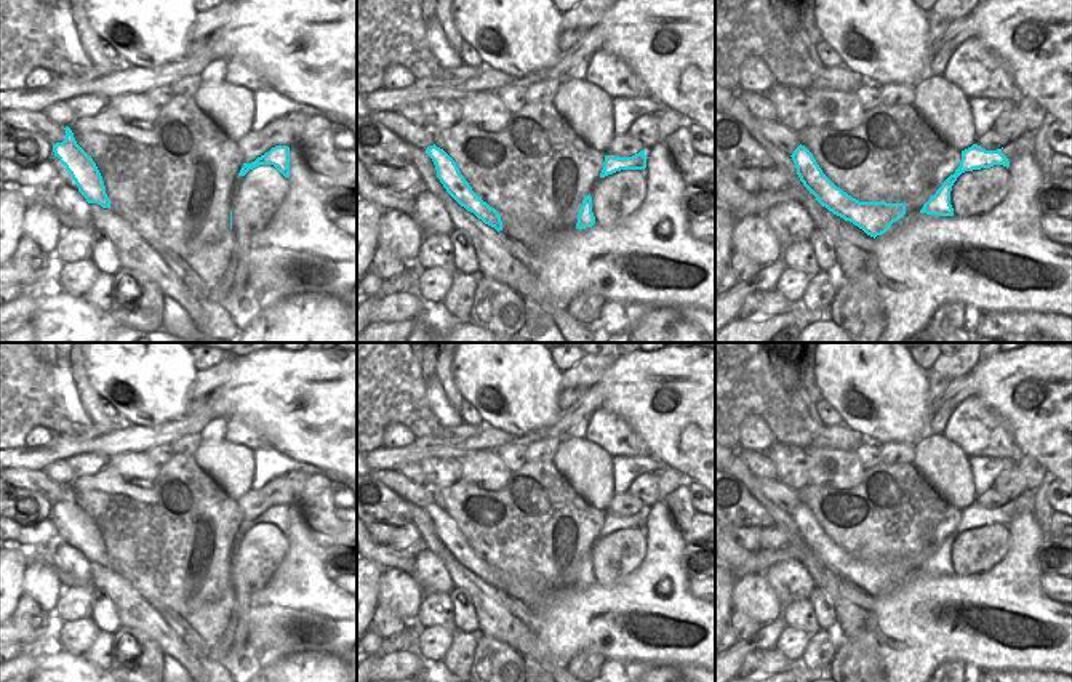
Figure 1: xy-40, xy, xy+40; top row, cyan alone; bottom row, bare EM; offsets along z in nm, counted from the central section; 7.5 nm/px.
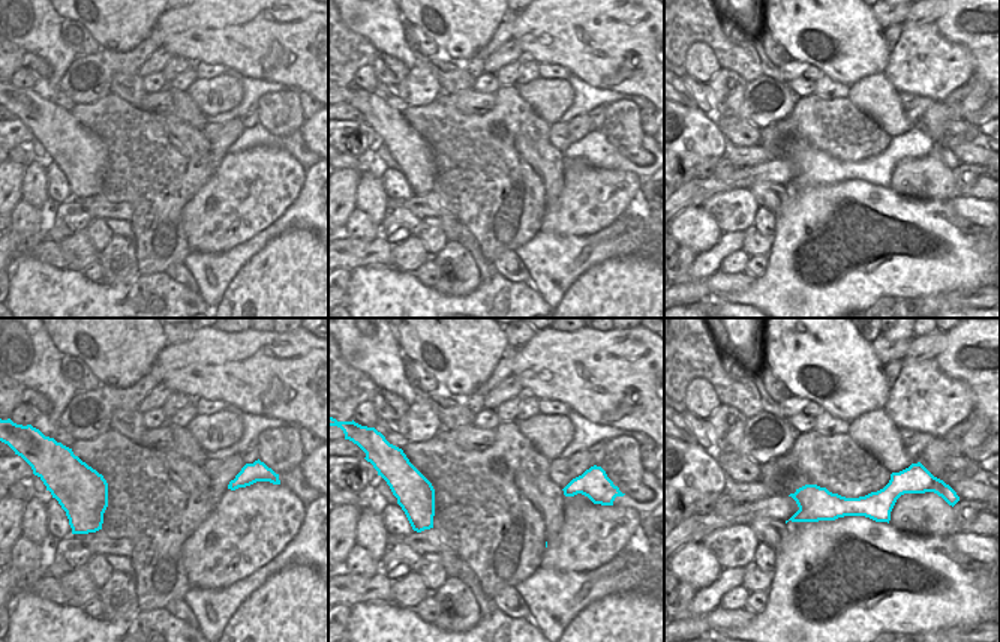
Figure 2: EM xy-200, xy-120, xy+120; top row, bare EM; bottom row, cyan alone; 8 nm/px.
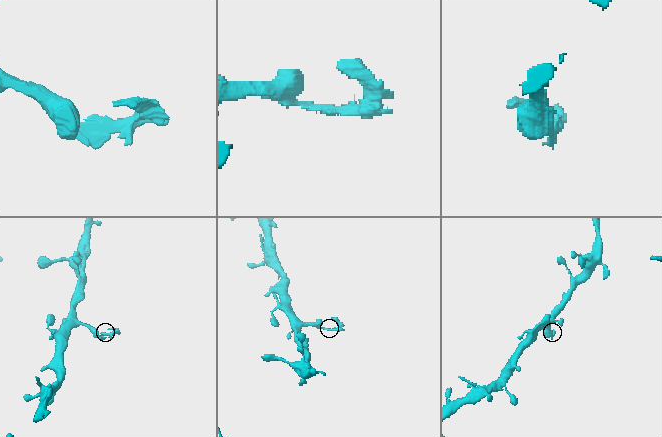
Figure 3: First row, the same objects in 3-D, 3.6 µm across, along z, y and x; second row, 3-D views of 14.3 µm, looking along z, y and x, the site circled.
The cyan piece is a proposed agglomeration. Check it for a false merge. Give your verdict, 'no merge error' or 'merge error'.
merge error

